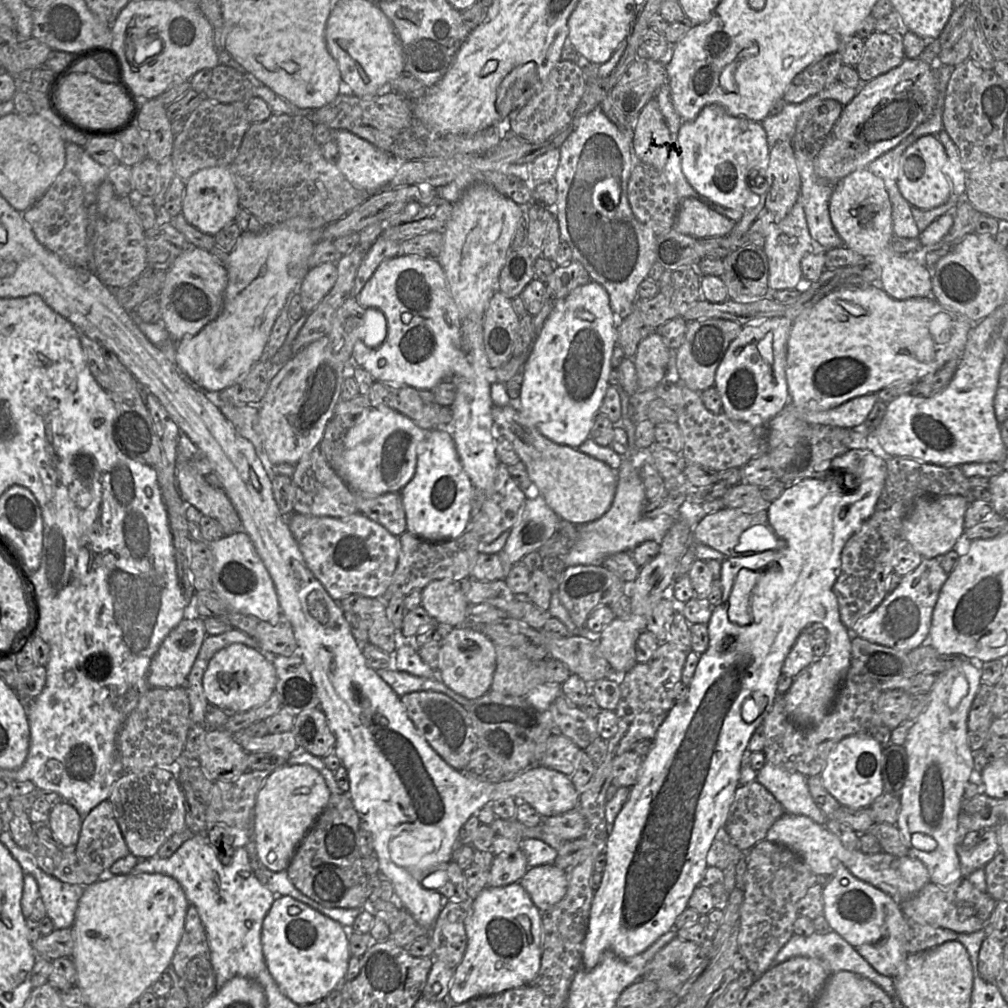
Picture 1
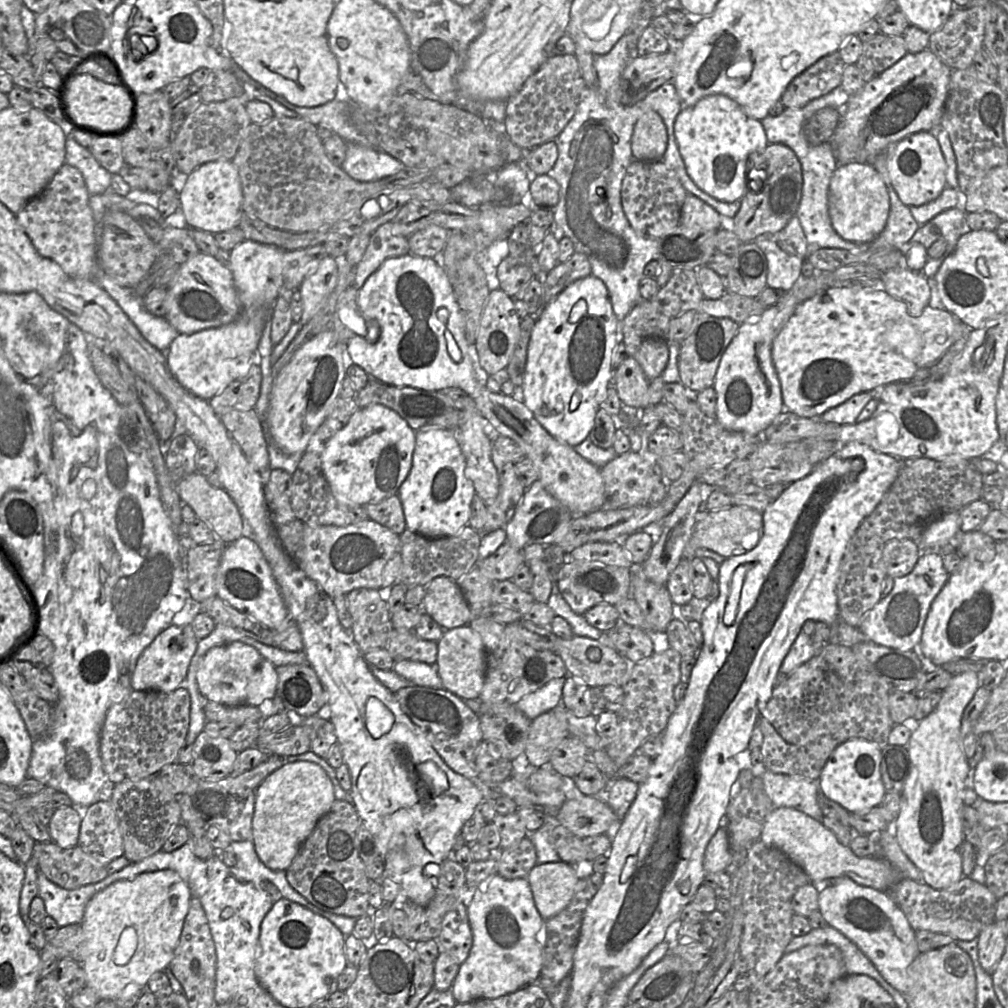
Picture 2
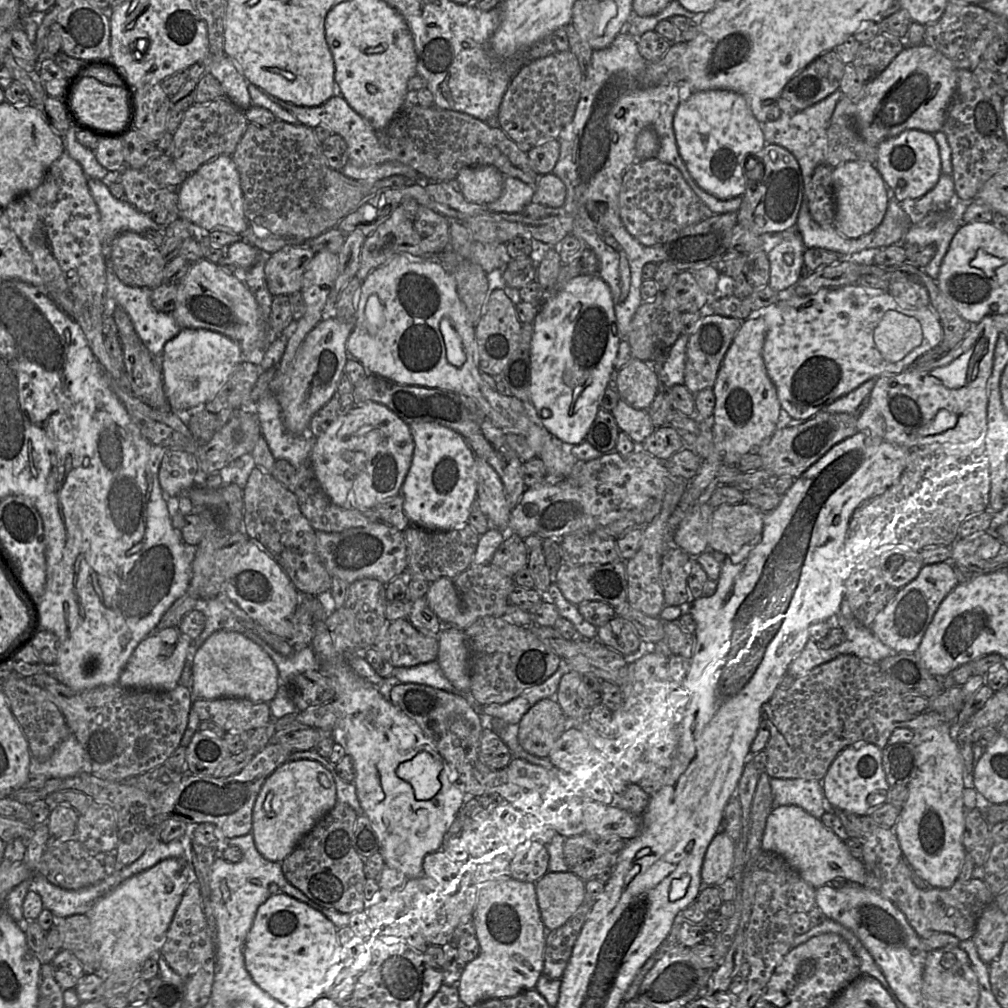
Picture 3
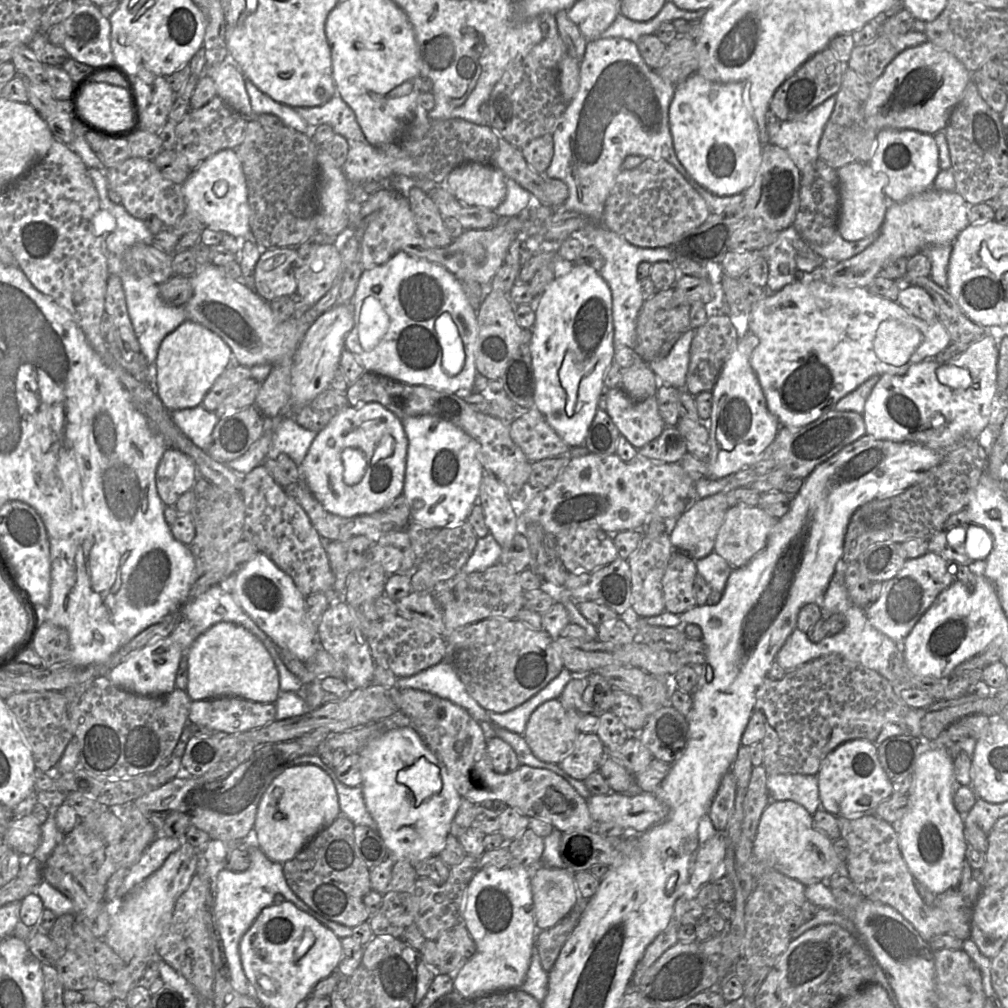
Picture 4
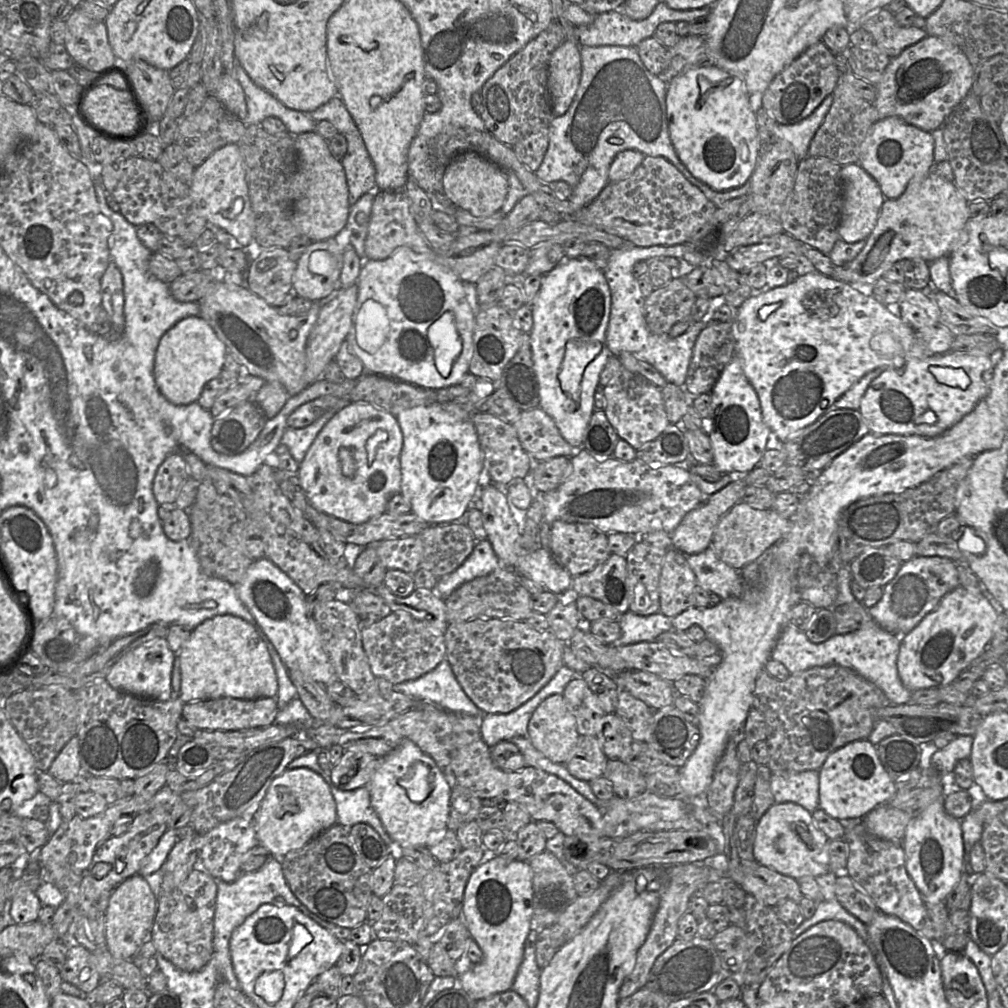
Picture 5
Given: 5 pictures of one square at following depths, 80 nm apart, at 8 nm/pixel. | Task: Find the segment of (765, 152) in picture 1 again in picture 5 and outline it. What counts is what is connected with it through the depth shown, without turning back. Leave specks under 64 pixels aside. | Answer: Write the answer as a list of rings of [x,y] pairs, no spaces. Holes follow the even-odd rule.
[[[711,65],[686,69],[668,82],[667,121],[677,156],[695,178],[716,191],[742,186],[756,168],[759,133],[750,96],[740,77]]]

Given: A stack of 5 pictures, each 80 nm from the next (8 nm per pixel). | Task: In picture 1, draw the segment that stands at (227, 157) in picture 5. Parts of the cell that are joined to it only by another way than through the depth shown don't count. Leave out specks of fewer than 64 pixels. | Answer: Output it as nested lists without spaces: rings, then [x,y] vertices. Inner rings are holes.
[[[214,166],[195,172],[186,182],[181,213],[186,221],[199,231],[214,236],[226,225],[235,222],[240,208],[238,189],[229,166]]]

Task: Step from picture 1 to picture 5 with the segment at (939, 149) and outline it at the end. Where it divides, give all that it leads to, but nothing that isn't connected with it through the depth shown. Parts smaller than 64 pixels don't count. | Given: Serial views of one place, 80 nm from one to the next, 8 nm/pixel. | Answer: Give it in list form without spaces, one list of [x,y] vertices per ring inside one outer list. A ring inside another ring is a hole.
[[[898,117],[877,121],[861,146],[859,164],[878,182],[886,199],[897,199],[915,176],[933,171],[935,141],[931,132],[912,126]]]

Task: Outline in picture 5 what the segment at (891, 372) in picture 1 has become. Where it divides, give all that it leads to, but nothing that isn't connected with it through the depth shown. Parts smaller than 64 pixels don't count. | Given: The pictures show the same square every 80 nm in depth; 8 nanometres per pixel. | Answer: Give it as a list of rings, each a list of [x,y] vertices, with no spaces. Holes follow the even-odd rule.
[[[818,271],[800,275],[794,282],[783,286],[768,288],[765,285],[765,287],[755,291],[755,293],[738,308],[736,319],[731,323],[731,332],[734,339],[734,357],[740,359],[744,374],[758,395],[763,421],[771,430],[766,445],[767,449],[782,449],[783,442],[831,410],[834,402],[867,373],[879,367],[900,369],[911,358],[926,358],[949,353],[955,339],[953,335],[940,325],[930,330],[914,331],[900,316],[893,314],[874,296],[865,295],[855,289],[850,283],[836,280]]]

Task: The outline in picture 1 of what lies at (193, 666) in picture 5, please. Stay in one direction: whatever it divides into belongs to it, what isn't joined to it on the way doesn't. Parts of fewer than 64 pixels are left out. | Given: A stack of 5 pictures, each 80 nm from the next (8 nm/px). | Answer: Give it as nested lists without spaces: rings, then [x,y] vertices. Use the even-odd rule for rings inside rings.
[[[241,643],[228,645],[214,654],[203,675],[209,704],[228,713],[245,712],[265,703],[275,691],[276,672],[263,651]]]

